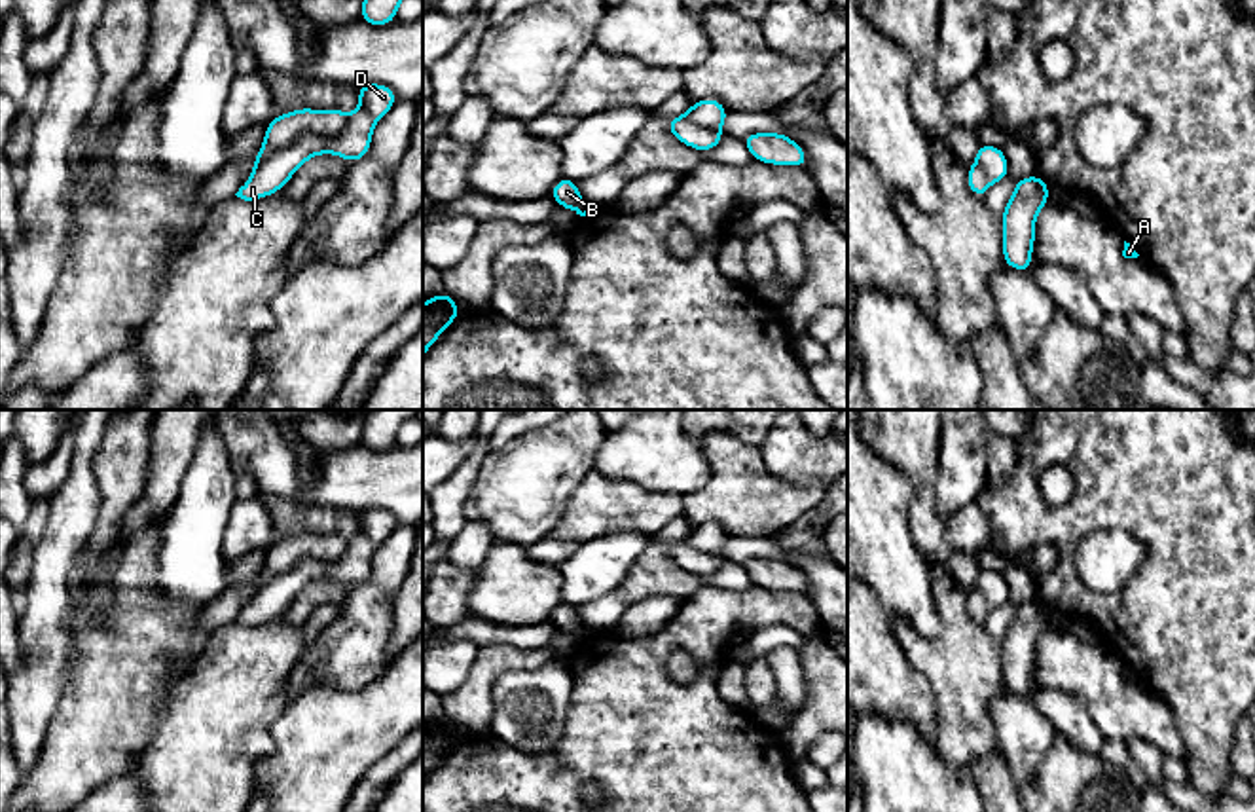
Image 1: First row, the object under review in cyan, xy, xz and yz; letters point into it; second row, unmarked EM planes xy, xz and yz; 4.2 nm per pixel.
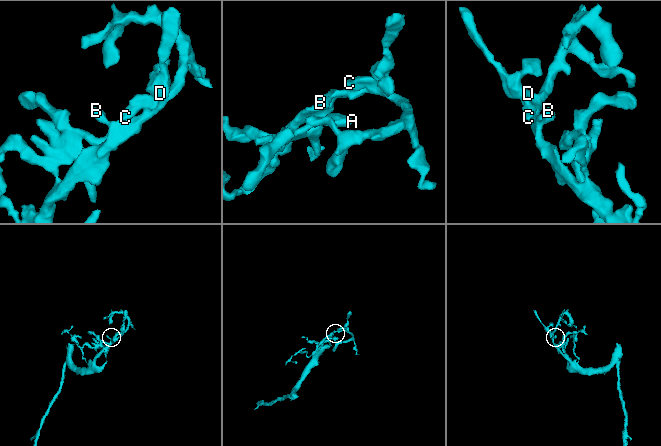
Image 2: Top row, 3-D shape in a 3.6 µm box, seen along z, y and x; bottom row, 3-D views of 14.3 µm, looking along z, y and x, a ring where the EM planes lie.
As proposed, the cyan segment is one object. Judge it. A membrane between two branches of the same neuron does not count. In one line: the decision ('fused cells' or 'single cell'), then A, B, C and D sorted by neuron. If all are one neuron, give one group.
fused cells; groups A B D / C

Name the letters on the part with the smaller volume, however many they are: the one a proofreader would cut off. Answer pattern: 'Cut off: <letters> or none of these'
Cut off: C

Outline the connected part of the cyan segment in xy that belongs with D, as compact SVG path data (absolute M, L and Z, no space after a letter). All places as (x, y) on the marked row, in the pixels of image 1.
M366 83L356 87L360 108L375 121L381 120L398 101L396 93L383 83Z

